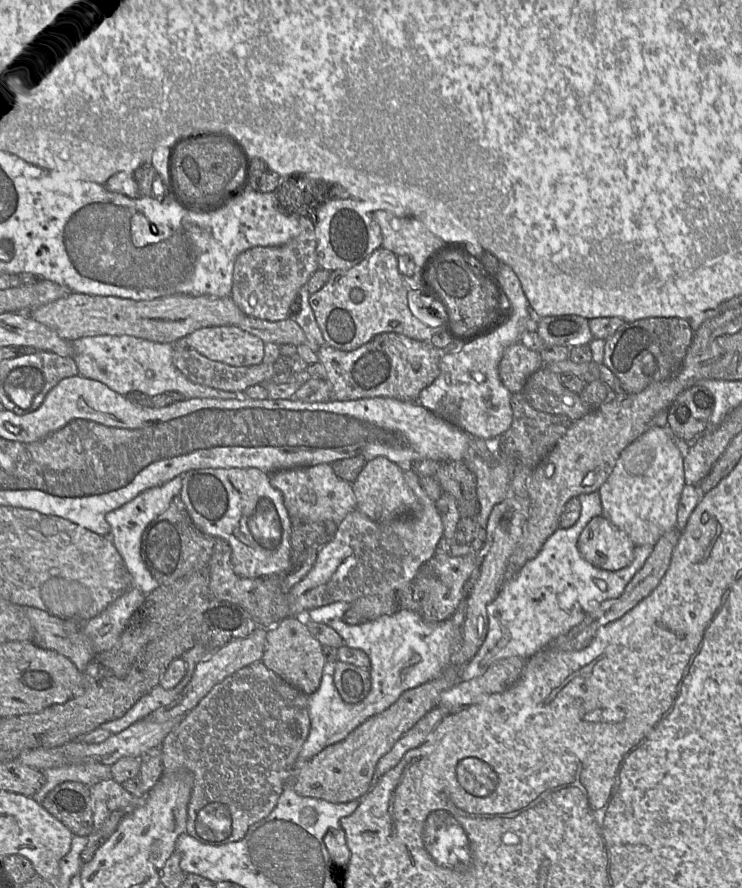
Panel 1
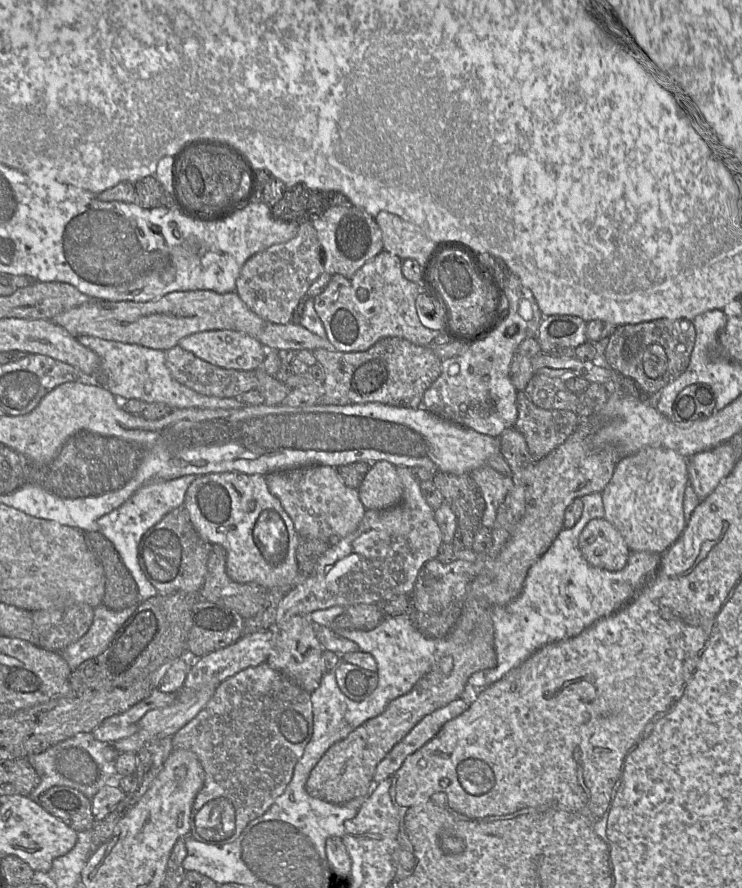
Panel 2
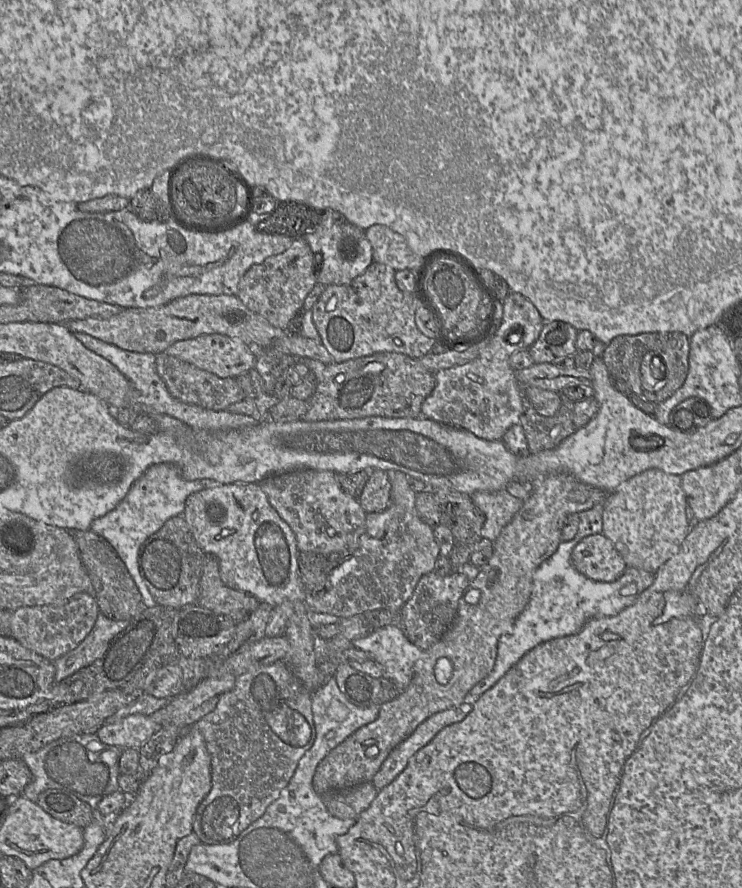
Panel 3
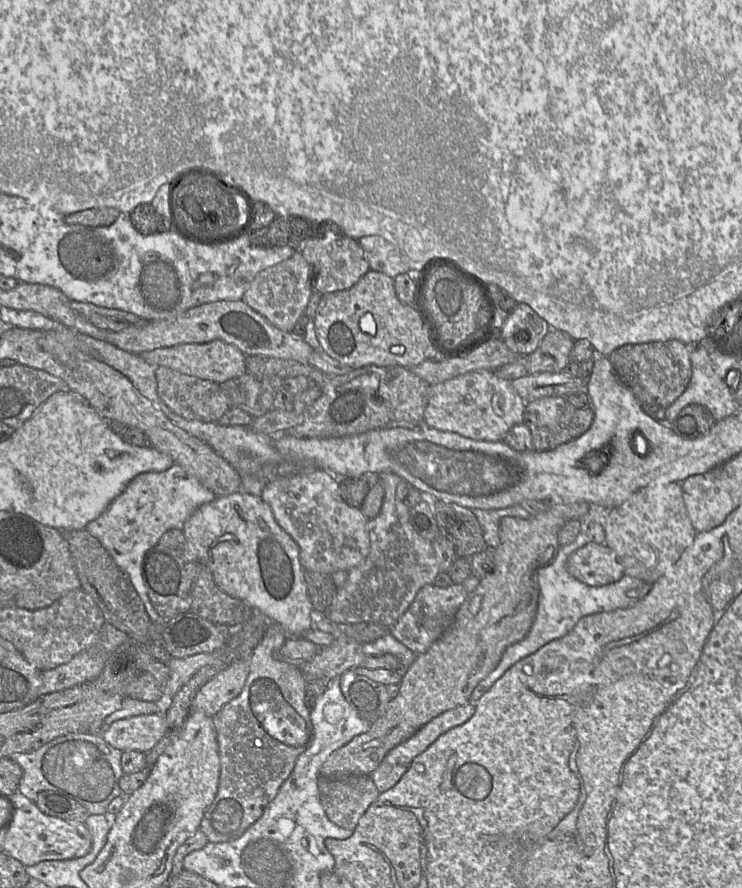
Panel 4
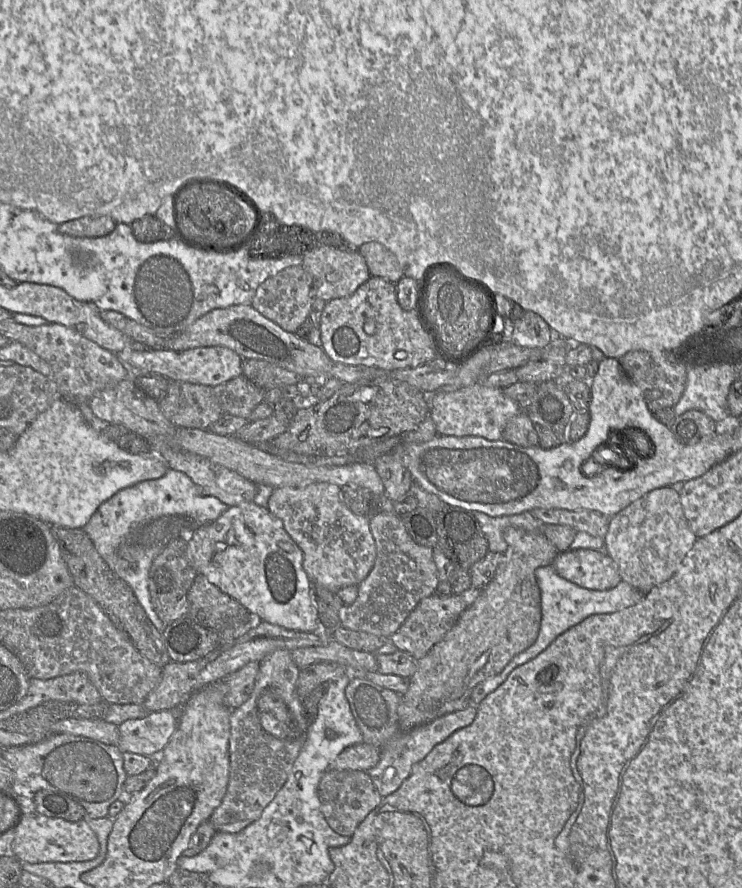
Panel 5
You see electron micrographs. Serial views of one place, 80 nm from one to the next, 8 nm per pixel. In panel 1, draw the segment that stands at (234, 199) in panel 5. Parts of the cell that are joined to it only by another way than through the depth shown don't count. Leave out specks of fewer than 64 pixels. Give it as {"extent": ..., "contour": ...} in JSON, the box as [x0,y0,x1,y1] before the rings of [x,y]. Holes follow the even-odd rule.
{"extent":[170,134,249,210],"contour":[[[210,134],[185,138],[171,149],[170,185],[175,198],[187,208],[210,210],[244,189],[249,178],[249,158],[230,137]]]}

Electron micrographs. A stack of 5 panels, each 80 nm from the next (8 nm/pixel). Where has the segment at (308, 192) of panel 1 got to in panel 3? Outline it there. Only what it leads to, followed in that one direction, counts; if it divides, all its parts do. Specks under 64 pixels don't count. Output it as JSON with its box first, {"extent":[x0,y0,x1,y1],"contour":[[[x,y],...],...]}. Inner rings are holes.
{"extent":[248,202,323,237],"contour":[[[279,202],[271,213],[248,214],[254,218],[256,228],[264,233],[304,237],[306,233],[323,220],[323,211],[297,202]]]}

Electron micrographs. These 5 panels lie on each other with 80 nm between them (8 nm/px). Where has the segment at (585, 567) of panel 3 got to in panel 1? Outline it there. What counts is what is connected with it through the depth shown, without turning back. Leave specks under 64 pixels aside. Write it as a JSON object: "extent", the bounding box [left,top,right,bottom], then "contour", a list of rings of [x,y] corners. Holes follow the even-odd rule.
{"extent":[577,515,635,571],"contour":[[[603,515],[587,523],[578,538],[577,546],[588,562],[611,571],[628,566],[635,549],[628,535]]]}

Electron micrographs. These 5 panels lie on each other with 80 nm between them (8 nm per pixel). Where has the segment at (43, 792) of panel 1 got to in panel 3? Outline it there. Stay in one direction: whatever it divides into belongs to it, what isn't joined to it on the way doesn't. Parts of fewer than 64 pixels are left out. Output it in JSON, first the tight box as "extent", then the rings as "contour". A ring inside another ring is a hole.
{"extent":[22,734,122,811],"contour":[[[79,734],[55,740],[22,757],[32,773],[32,781],[24,788],[23,796],[37,803],[40,793],[59,789],[88,803],[94,811],[105,796],[120,790],[118,778],[122,750],[103,743],[96,734]]]}

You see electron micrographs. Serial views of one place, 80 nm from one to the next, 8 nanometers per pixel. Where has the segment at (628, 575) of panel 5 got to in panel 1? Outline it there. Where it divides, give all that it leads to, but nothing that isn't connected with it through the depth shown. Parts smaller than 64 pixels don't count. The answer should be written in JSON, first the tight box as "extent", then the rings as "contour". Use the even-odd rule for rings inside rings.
{"extent":[600,426,688,546],"contour":[[[652,426],[621,452],[611,474],[600,487],[602,515],[623,530],[635,546],[654,546],[663,534],[676,527],[678,505],[686,485],[684,451],[687,447],[688,442],[673,437],[669,426]]]}

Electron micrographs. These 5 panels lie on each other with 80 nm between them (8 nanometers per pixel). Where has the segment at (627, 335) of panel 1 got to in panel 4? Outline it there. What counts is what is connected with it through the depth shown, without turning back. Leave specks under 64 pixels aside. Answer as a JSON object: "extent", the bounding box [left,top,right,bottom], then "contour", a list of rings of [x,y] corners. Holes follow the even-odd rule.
{"extent":[605,339,691,407],"contour":[[[676,339],[625,344],[605,357],[608,357],[621,382],[640,402],[668,407],[685,391],[691,379],[690,347]]]}

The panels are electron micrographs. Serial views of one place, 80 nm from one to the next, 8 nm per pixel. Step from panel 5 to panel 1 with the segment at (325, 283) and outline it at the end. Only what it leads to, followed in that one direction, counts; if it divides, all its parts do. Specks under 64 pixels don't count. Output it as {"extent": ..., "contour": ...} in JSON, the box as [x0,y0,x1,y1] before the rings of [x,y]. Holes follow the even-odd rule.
{"extent":[314,197,382,272],"contour":[[[348,197],[323,204],[314,215],[319,267],[330,272],[347,270],[382,247],[382,233],[374,211],[364,202]]]}

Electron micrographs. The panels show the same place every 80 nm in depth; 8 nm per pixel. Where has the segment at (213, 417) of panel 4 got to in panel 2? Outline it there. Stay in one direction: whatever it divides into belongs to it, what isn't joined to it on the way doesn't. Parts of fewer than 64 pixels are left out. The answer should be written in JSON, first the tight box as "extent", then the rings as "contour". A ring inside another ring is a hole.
{"extent":[165,344,258,398],"contour":[[[178,344],[165,352],[165,363],[175,380],[205,396],[219,398],[239,397],[243,393],[255,389],[258,383],[256,373],[253,370],[233,370],[210,364],[193,353],[184,350]]]}

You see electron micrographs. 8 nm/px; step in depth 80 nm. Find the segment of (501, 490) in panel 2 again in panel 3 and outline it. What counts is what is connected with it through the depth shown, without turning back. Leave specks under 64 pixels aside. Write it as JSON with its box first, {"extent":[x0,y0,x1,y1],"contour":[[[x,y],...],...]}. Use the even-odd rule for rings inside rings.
{"extent":[471,488,523,542],"contour":[[[507,488],[495,492],[477,491],[471,497],[485,517],[481,536],[493,542],[523,504],[523,500],[512,495]]]}

